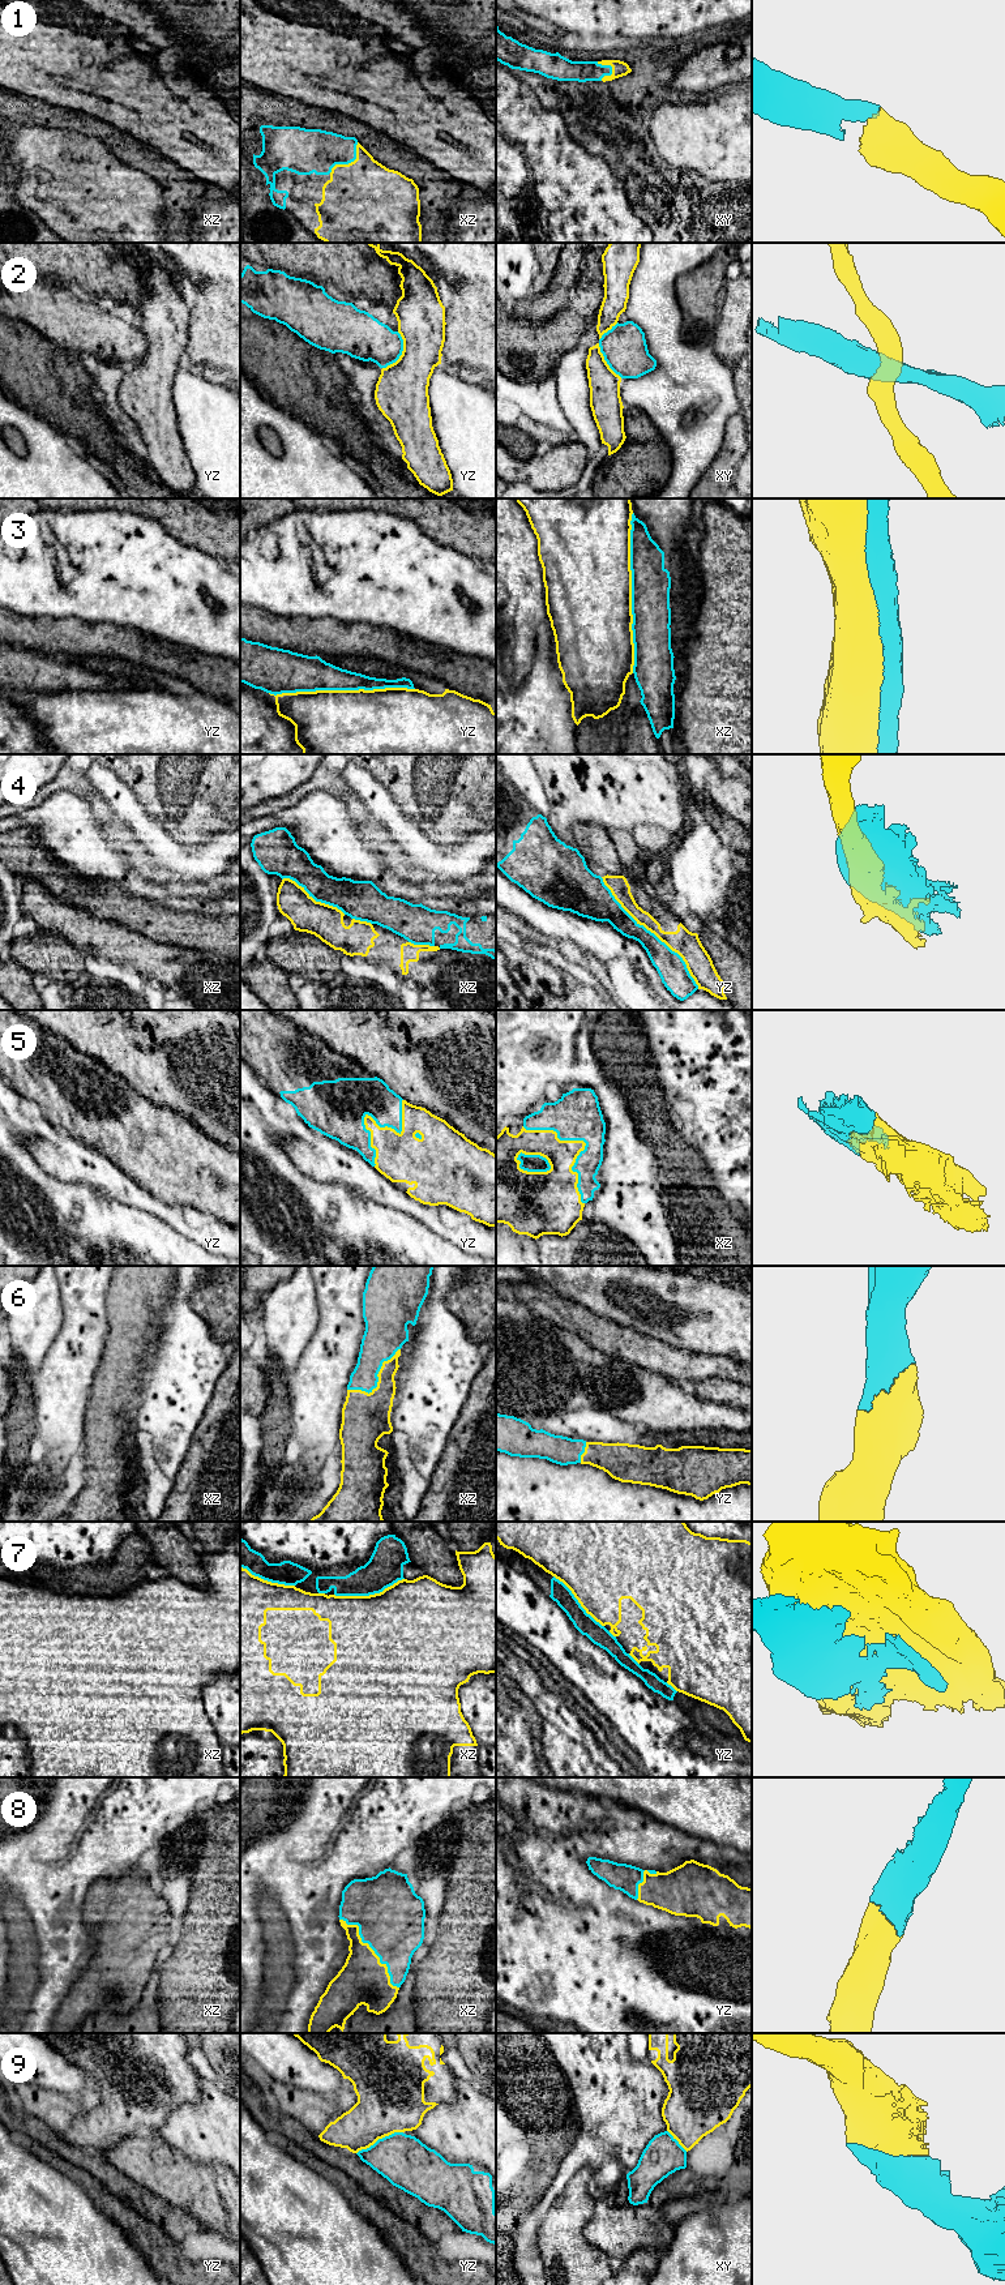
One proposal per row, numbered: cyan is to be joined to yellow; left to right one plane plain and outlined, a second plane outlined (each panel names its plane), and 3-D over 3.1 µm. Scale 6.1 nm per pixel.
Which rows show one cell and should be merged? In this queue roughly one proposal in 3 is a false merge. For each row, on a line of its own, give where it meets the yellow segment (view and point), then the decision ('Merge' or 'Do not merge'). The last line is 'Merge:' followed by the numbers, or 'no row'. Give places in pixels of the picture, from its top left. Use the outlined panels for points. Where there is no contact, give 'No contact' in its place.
1: Touches yellow at xz (349, 163). Merge
2: Touches yellow at yz (402, 352). Do not merge
3: Touches yellow at xz (631, 593). Do not merge
4: Touches yellow at yz (653, 932). Do not merge
5: Touches yellow at xz (584, 1142). Merge
6: Touches yellow at xz (379, 1381). Merge
7: Touches yellow at xz (370, 1595). Do not merge
8: Touches yellow at xz (371, 1948). Merge
9: Touches yellow at yz (379, 2138). Do not merge
Merge: 1, 5, 6, 8

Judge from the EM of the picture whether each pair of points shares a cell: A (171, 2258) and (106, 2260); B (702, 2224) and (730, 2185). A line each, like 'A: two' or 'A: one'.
A: two
B: two

